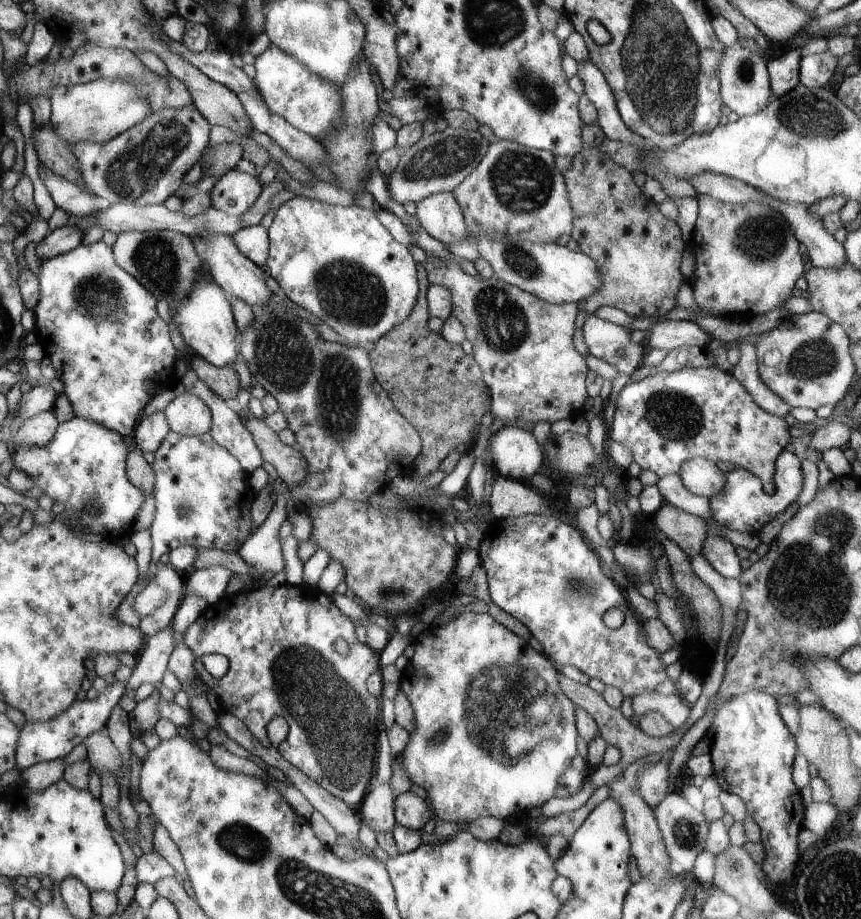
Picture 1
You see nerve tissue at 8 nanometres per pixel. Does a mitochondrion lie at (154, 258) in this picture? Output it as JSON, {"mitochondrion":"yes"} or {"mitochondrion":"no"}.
{"mitochondrion":"yes"}

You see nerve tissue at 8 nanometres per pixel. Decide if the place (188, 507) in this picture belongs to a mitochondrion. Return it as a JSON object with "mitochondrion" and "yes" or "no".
{"mitochondrion":"yes"}

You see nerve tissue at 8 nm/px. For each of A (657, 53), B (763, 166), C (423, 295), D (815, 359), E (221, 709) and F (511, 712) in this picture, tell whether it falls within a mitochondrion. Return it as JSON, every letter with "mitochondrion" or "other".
{"A":"mitochondrion","B":"other","C":"other","D":"mitochondrion","E":"other","F":"mitochondrion"}

